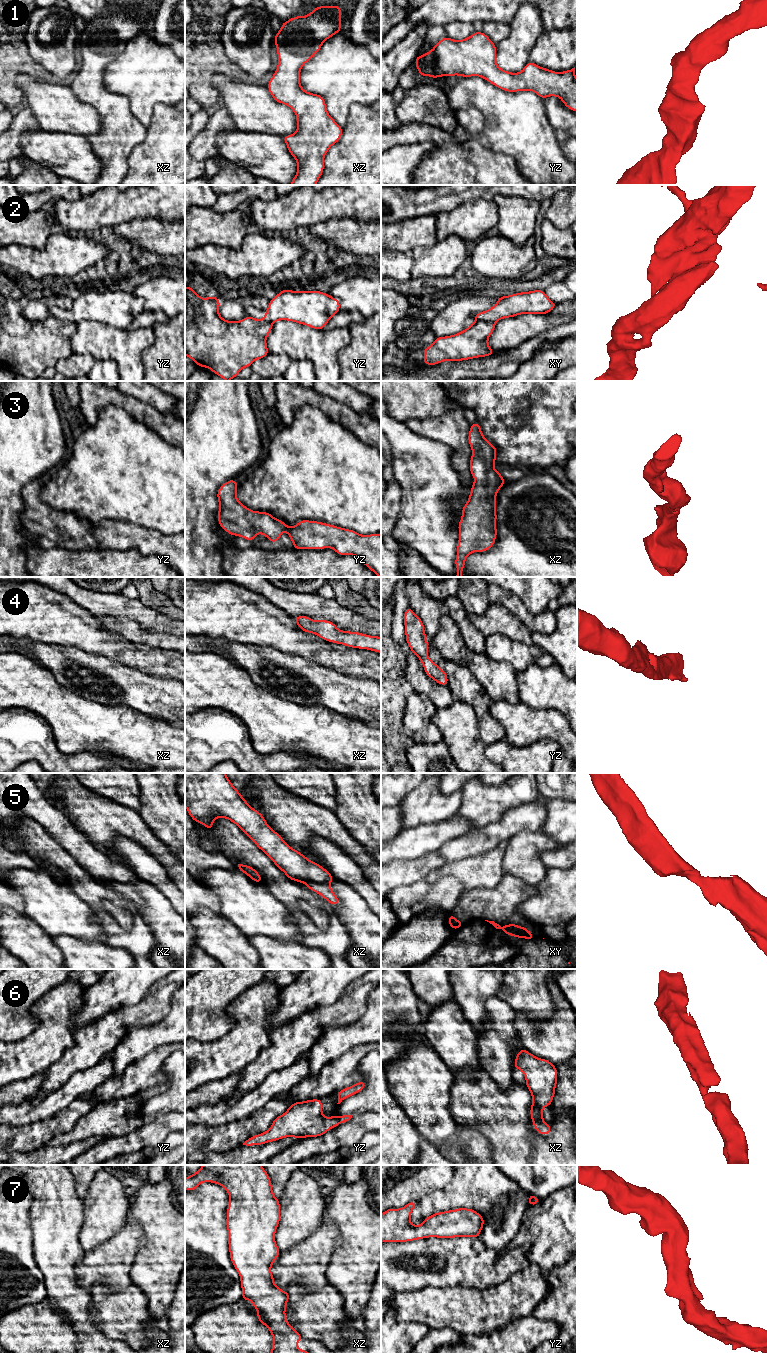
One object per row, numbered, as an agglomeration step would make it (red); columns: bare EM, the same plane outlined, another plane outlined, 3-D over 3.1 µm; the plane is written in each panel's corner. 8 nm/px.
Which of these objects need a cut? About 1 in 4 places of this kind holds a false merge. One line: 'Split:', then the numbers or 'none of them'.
Split: 2, 5

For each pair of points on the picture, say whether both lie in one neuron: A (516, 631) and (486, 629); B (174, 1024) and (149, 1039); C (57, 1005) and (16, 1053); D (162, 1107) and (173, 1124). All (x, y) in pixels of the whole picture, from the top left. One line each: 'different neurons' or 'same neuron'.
A: same neuron
B: same neuron
C: same neuron
D: different neurons

